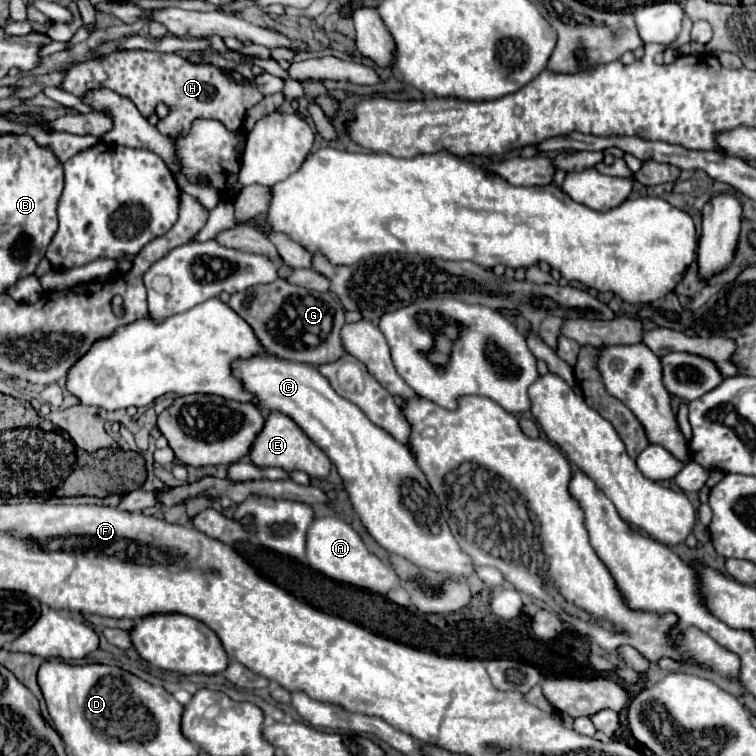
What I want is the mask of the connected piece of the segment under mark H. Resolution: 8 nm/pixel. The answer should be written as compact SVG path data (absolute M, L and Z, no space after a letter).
M121 50L99 60L83 62L71 68L63 82L61 90L71 92L79 98L85 96L87 90L109 88L115 90L119 96L129 98L143 116L155 114L159 102L163 102L171 112L167 118L162 118L156 128L165 135L172 137L186 136L191 130L193 120L219 120L229 132L241 128L243 118L249 108L263 100L261 90L255 84L255 76L249 62L241 62L235 72L239 72L245 80L235 82L229 74L213 64L193 64L179 54L167 52L147 52L147 50Z

